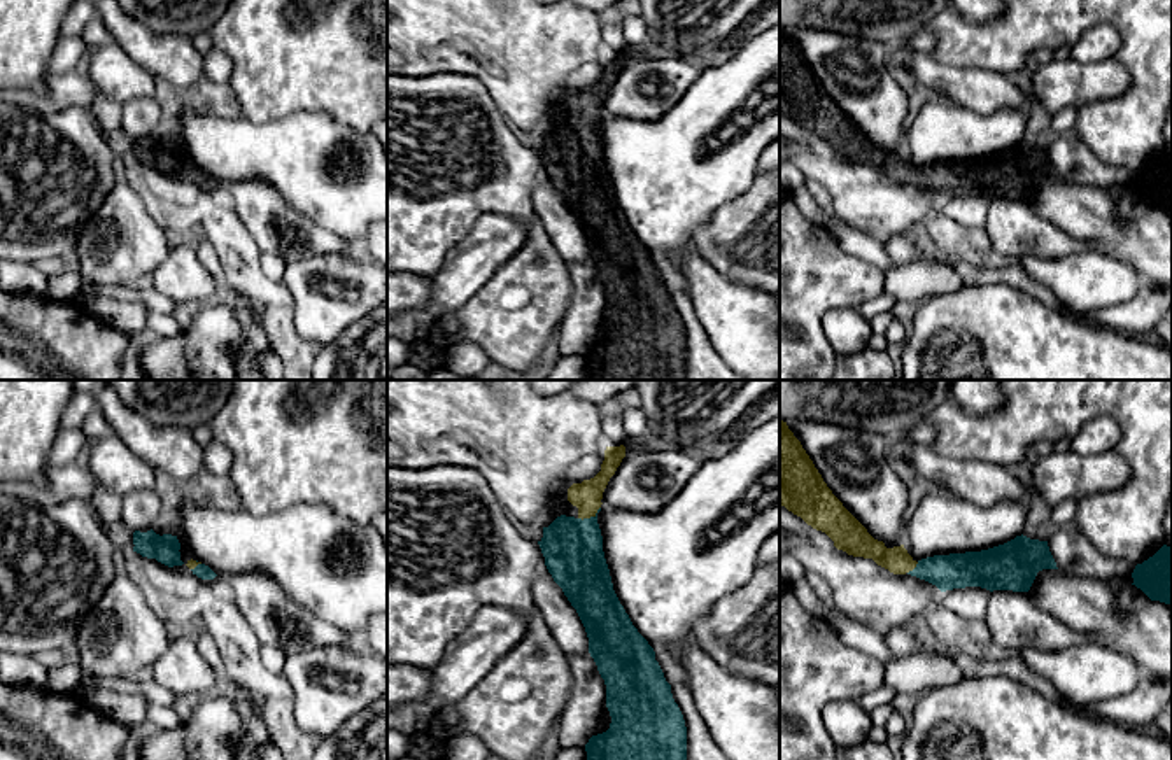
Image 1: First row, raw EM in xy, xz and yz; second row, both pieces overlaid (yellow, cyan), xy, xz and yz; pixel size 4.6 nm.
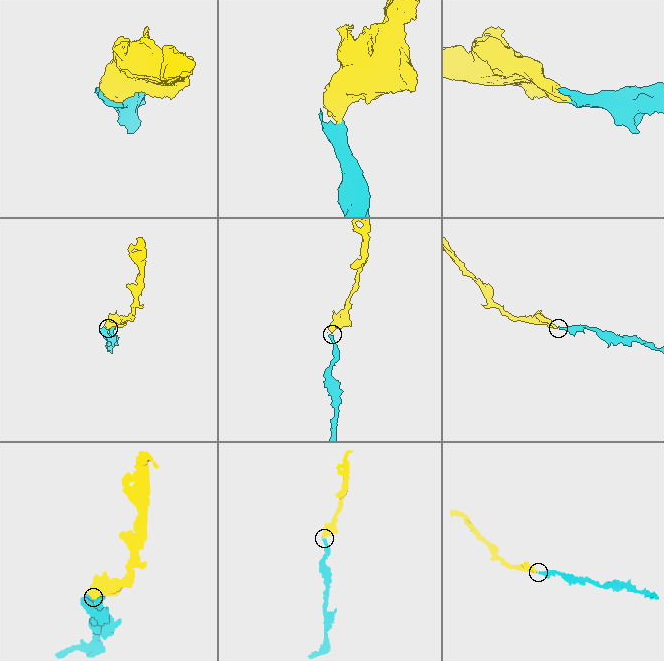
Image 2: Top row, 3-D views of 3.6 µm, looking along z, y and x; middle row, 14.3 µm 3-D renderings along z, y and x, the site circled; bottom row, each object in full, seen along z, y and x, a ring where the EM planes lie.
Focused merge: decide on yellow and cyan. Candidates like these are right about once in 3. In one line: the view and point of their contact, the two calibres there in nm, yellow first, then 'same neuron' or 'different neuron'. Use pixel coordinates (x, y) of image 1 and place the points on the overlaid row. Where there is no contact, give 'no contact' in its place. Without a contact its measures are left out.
xz (589, 517) | 140/280 nm | same neuron

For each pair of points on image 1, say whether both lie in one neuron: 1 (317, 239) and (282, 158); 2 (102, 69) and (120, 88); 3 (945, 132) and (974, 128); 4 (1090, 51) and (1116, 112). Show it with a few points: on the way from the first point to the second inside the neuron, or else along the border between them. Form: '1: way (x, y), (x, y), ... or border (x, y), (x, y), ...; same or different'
1: border (279, 191), (296, 211), (345, 239); different
2: way (107, 74), (116, 83); same
3: way (952, 132), (967, 132); same
4: border (1122, 39), (1109, 25), (1095, 23), (1073, 46); different

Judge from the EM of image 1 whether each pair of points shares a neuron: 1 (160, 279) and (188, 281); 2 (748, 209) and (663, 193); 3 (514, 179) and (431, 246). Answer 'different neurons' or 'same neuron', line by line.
1: same neuron
2: different neurons
3: same neuron

